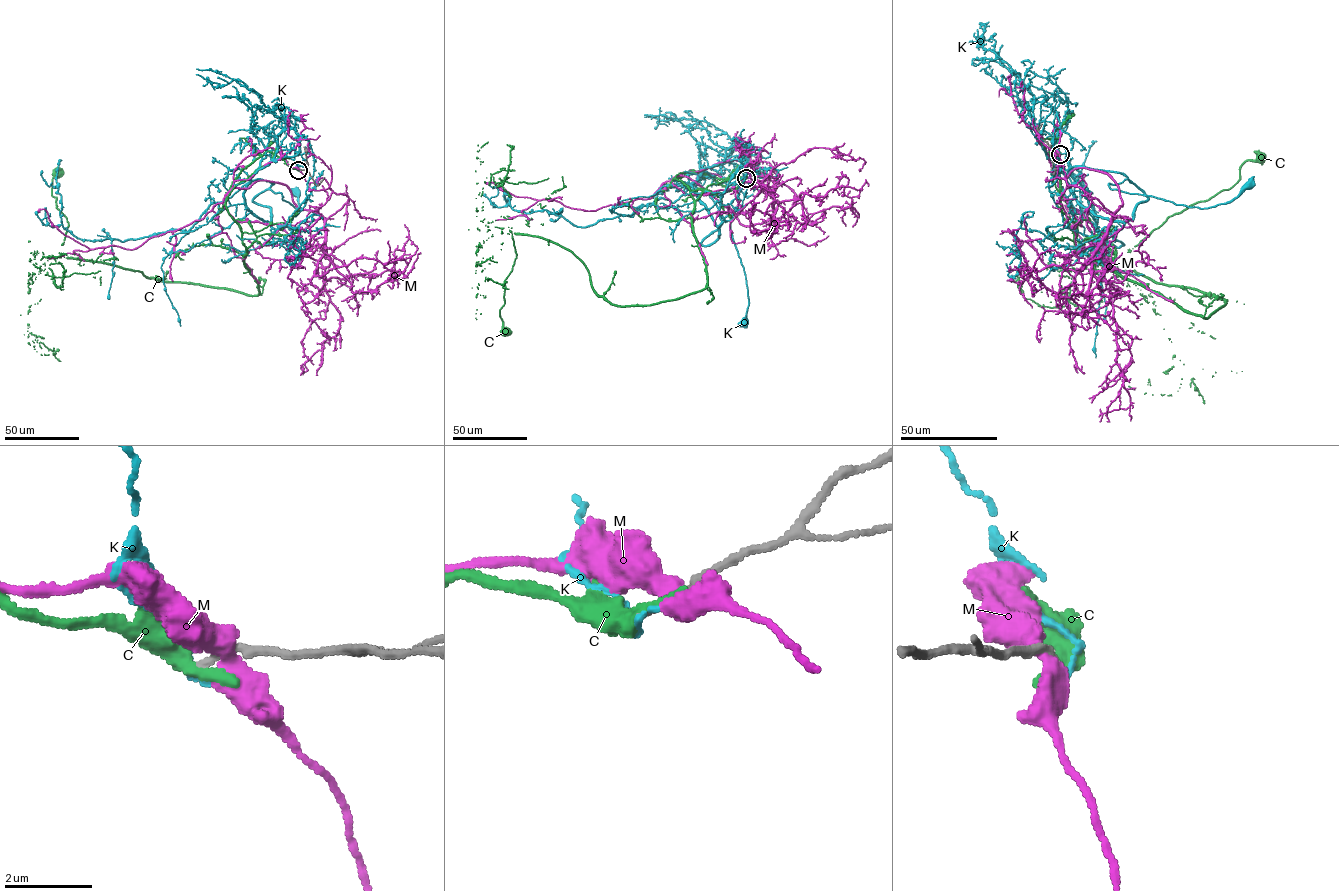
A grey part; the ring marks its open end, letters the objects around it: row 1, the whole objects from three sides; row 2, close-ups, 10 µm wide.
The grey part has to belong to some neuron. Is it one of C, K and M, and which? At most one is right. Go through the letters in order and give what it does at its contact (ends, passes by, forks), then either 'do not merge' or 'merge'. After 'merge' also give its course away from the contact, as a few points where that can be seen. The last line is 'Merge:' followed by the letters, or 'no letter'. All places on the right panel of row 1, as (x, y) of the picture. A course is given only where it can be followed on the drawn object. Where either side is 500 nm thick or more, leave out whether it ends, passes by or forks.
C: it ends; do not merge
K: it ends; do not merge
M: do not merge
Merge: no letter

